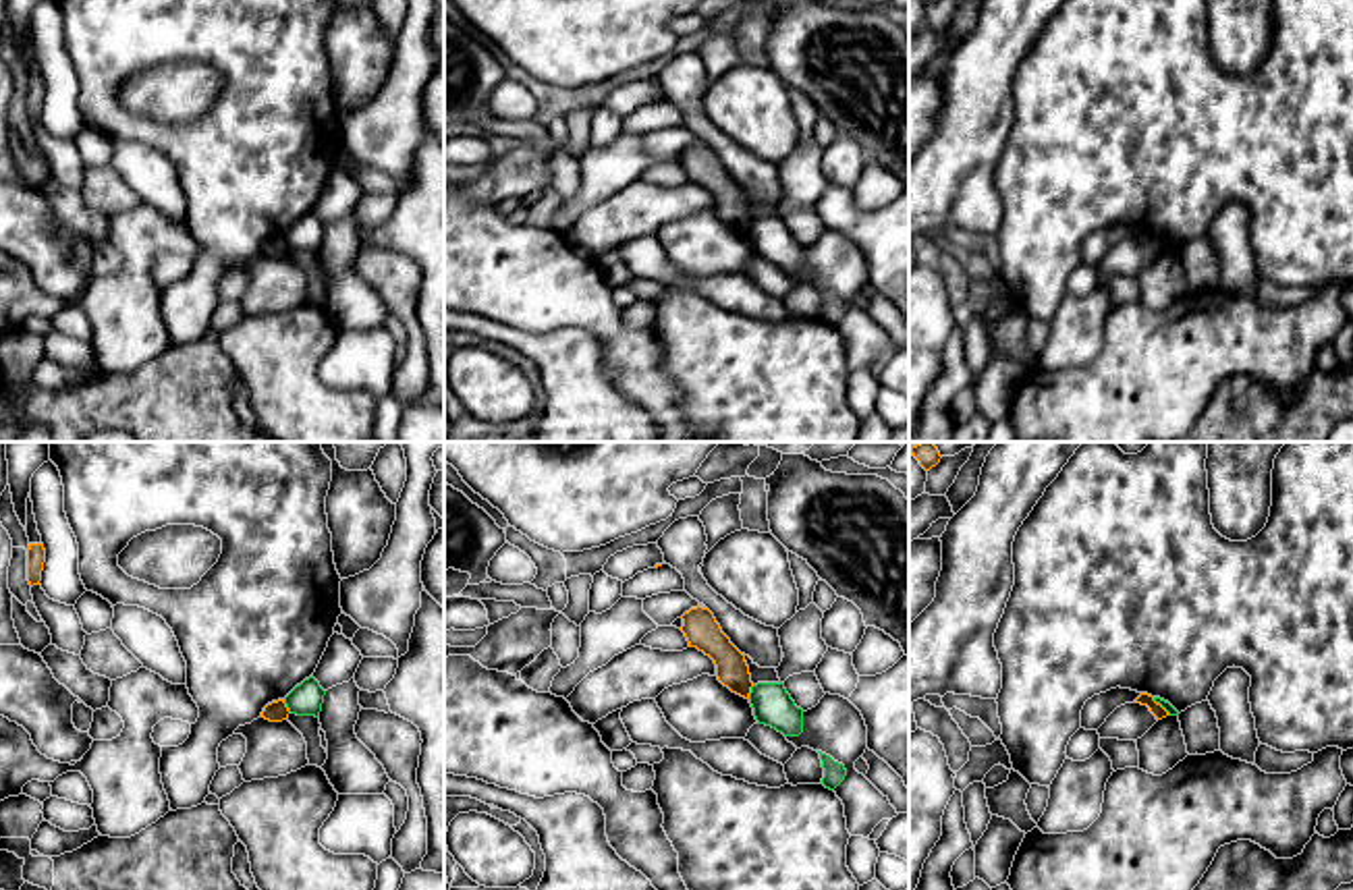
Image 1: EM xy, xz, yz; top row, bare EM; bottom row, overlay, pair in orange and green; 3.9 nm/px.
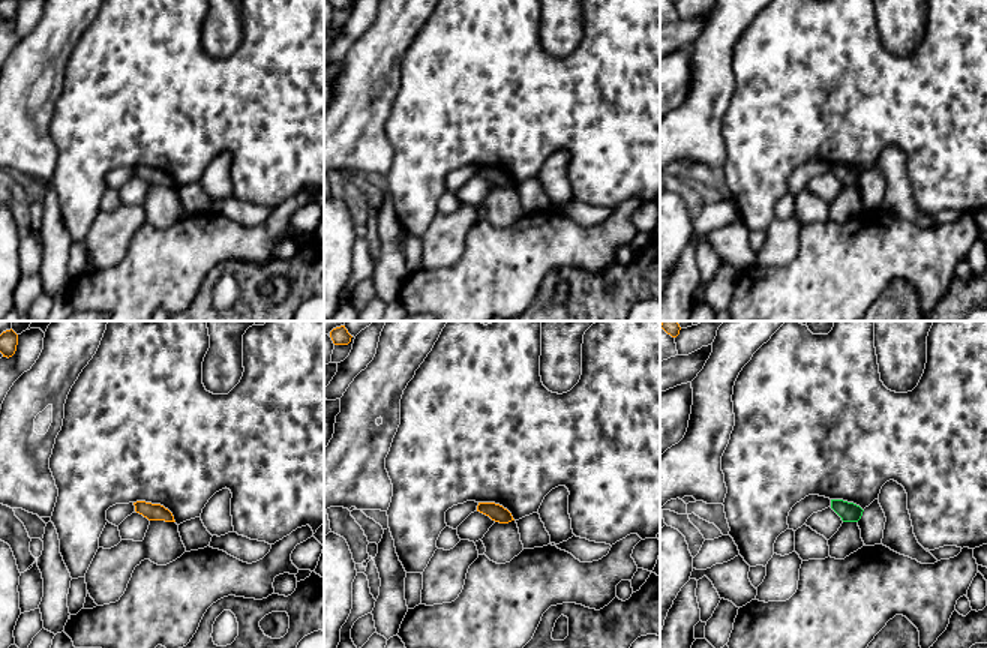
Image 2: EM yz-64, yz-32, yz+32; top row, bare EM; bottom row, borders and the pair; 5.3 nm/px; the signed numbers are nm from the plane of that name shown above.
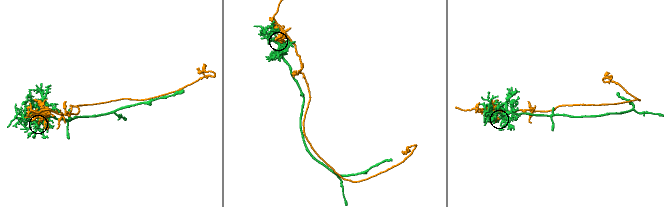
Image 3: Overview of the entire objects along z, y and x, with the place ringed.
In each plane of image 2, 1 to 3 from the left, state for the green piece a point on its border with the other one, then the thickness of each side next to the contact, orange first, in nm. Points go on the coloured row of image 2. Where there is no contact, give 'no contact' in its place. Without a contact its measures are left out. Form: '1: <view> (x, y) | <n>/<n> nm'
1: no contact
2: no contact
3: no contact

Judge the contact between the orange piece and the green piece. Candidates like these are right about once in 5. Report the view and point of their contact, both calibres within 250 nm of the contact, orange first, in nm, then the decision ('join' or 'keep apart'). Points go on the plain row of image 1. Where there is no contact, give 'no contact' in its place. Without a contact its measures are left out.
meets orange in xy at (285, 241); 80 nm thick on the orange side, 130 nm on the other; keep apart

